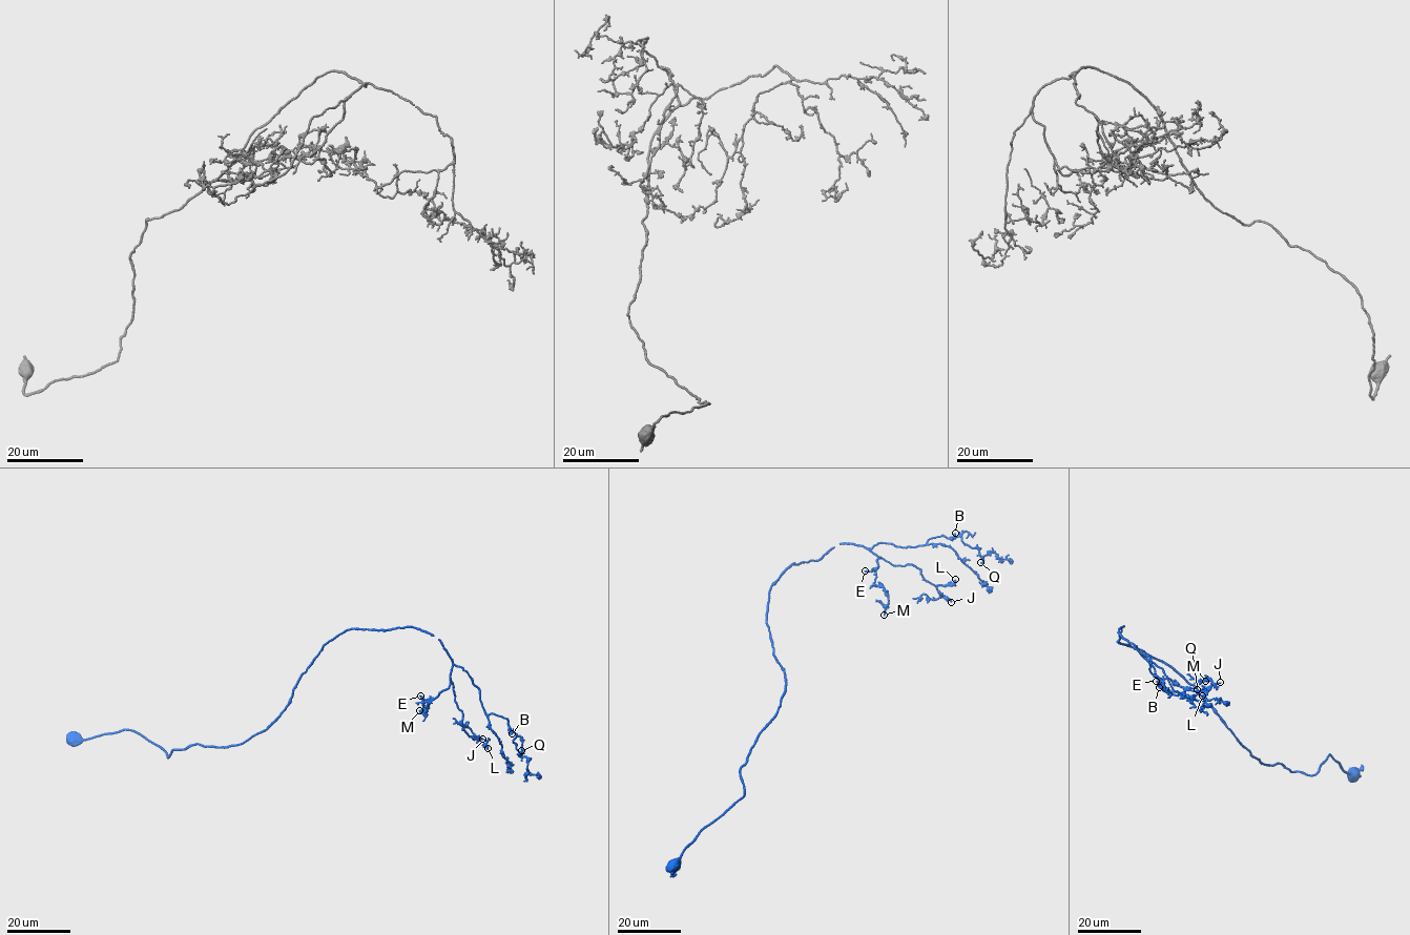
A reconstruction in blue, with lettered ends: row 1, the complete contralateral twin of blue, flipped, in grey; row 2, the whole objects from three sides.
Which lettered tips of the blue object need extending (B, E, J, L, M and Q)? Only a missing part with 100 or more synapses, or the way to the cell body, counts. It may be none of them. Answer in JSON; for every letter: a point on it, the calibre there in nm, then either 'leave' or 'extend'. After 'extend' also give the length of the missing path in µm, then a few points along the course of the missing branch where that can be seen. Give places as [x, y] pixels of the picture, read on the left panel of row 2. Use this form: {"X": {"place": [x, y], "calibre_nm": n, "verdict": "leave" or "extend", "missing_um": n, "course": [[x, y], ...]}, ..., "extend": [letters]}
{"B": {"place": [512, 733], "calibre_nm": 220, "verdict": "leave"}, "E": {"place": [420, 695], "calibre_nm": 220, "verdict": "extend", "missing_um": 70, "course": [[420, 695], [408, 689], [391, 694], [405, 688], [411, 699], [455, 728], [450, 735], [451, 741]]}, "J": {"place": [482, 739], "calibre_nm": 160, "verdict": "leave"}, "L": {"place": [488, 748], "calibre_nm": 170, "verdict": "leave"}, "M": {"place": [419, 710], "calibre_nm": 120, "verdict": "leave"}, "Q": {"place": [521, 750], "calibre_nm": 140, "verdict": "leave"}, "extend": ["E"]}

